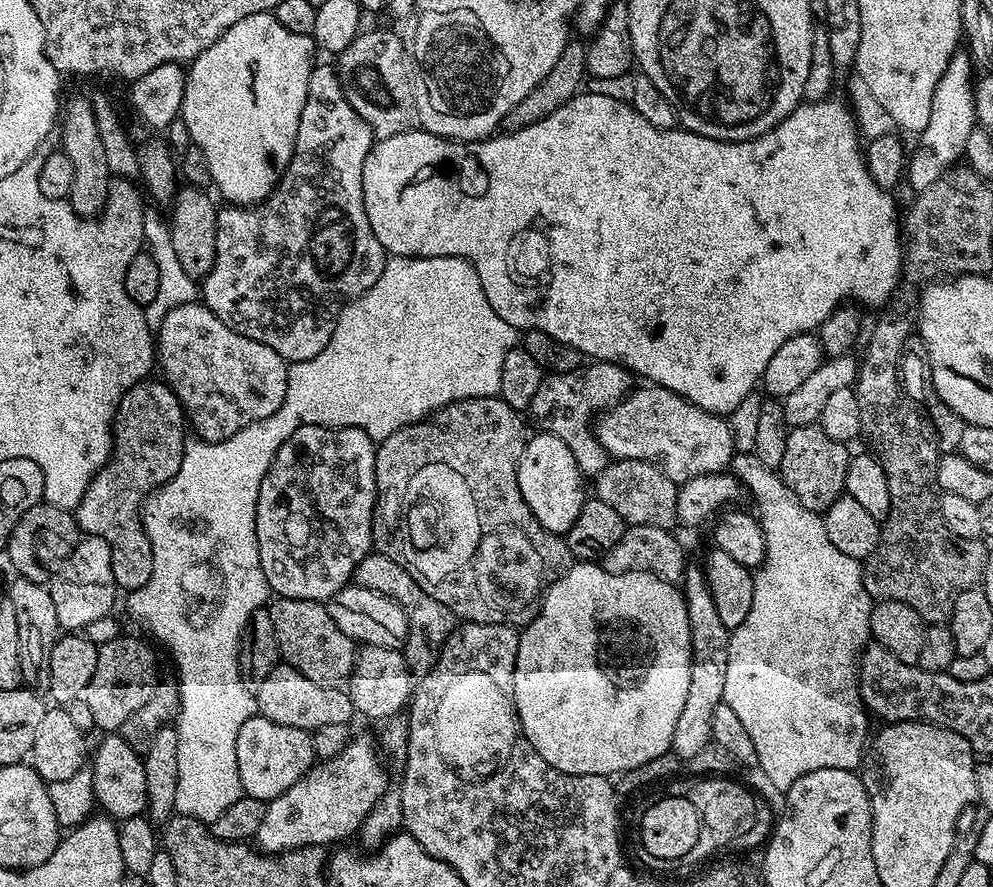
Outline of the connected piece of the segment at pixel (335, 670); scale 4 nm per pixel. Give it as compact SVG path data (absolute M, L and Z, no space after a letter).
M276 598L271 601L268 613L270 622L274 622L274 638L280 647L283 663L306 674L306 678L318 682L318 686L339 688L347 685L356 665L358 644L334 626L334 618L330 618L321 601Z

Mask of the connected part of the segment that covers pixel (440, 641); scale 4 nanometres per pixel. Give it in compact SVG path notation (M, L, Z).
M373 550L366 558L362 558L362 562L358 562L354 580L357 585L389 596L394 602L398 602L398 606L402 606L402 610L408 615L408 637L402 651L413 677L425 676L438 662L445 642L457 630L458 617L449 608L442 606L438 598L430 598L430 594L426 594L426 590L422 590L422 586L418 586L418 582L414 582L414 578L410 578L410 574L406 574L406 570L398 566L398 562L394 562L394 558L386 558L386 554L381 552Z

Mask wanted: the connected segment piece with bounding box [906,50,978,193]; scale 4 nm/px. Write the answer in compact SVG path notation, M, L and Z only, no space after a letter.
M958 50L950 58L950 62L946 66L946 70L942 74L942 78L938 78L938 86L934 86L934 102L930 102L930 122L926 122L926 126L918 133L920 140L920 148L911 149L910 155L907 157L906 163L906 184L912 187L913 193L926 190L926 186L934 186L934 182L938 182L938 178L942 178L942 174L946 174L949 168L953 167L963 157L964 147L966 146L966 138L970 138L973 128L977 127L977 119L975 112L975 90L974 85L974 65L972 58L967 51Z

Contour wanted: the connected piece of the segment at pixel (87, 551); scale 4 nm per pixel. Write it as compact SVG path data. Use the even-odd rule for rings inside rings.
M85 535L71 545L72 553L64 560L57 572L47 581L54 598L54 610L64 630L87 630L98 618L109 615L116 604L118 589L114 582L112 548L102 538Z

